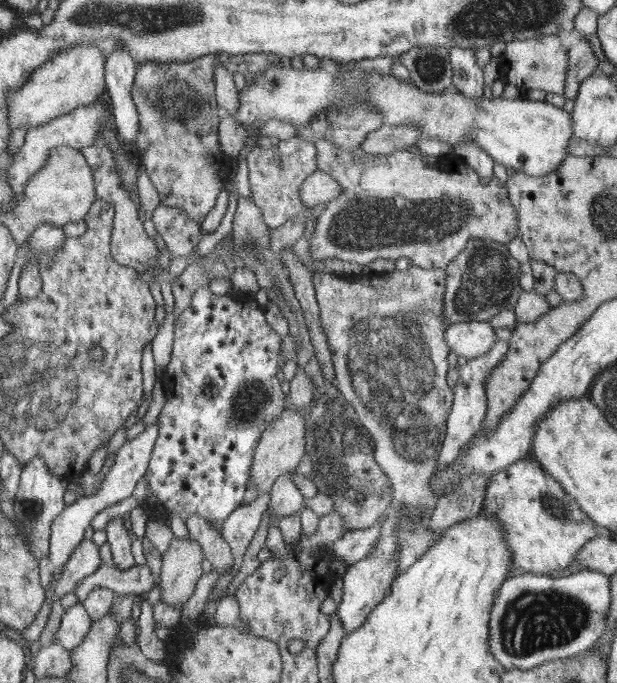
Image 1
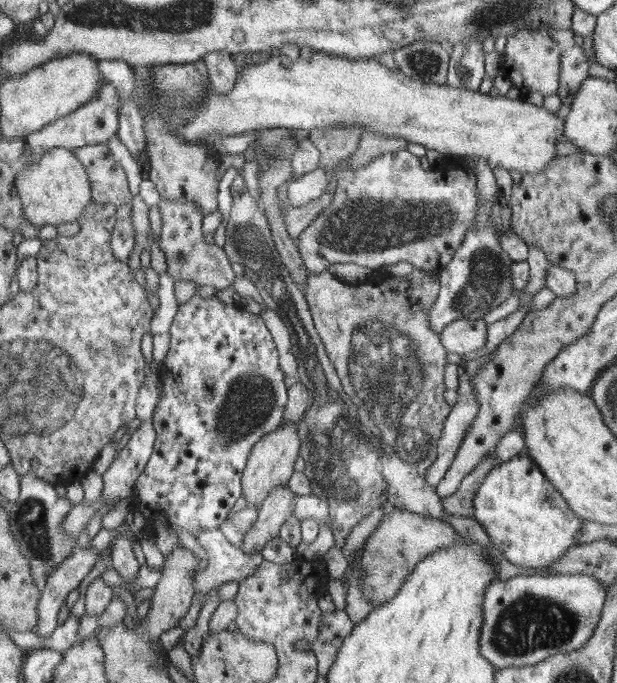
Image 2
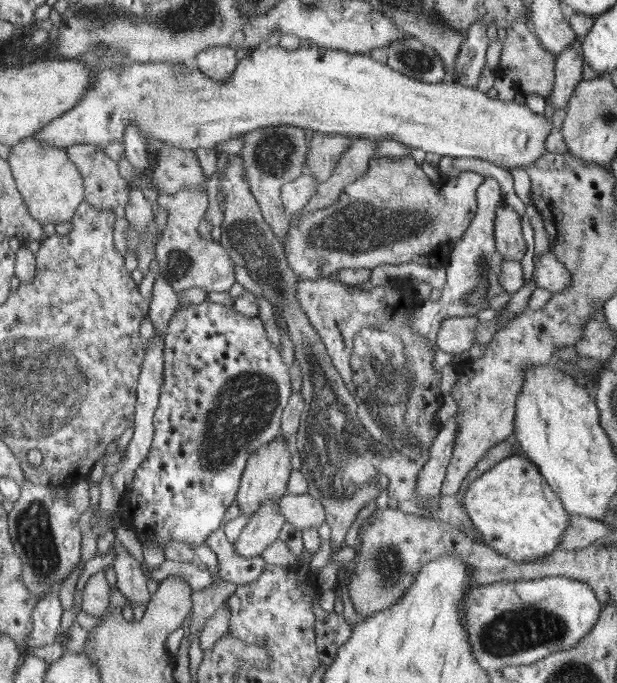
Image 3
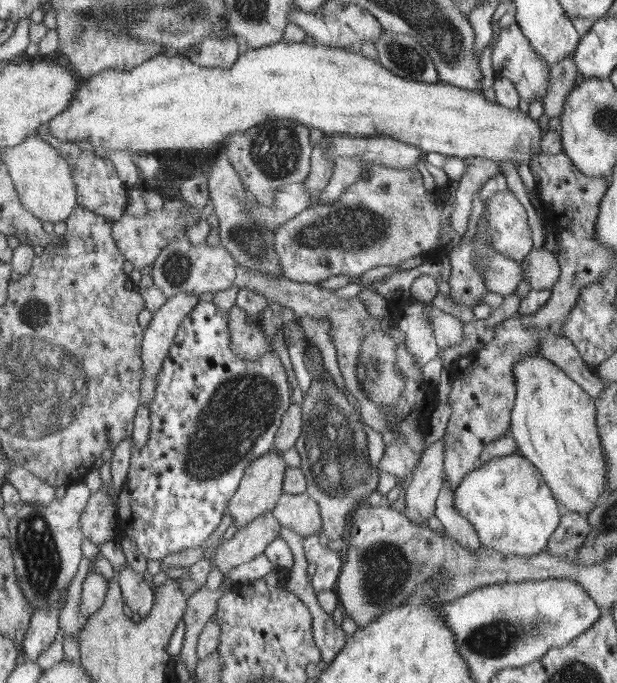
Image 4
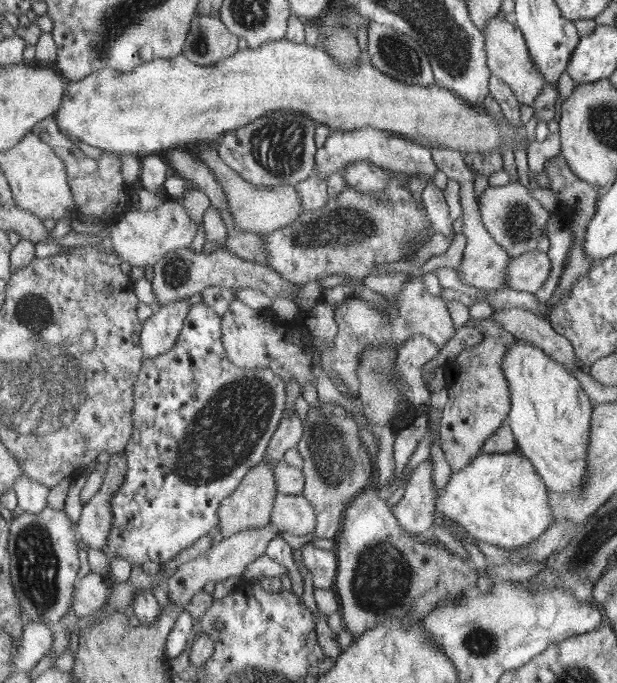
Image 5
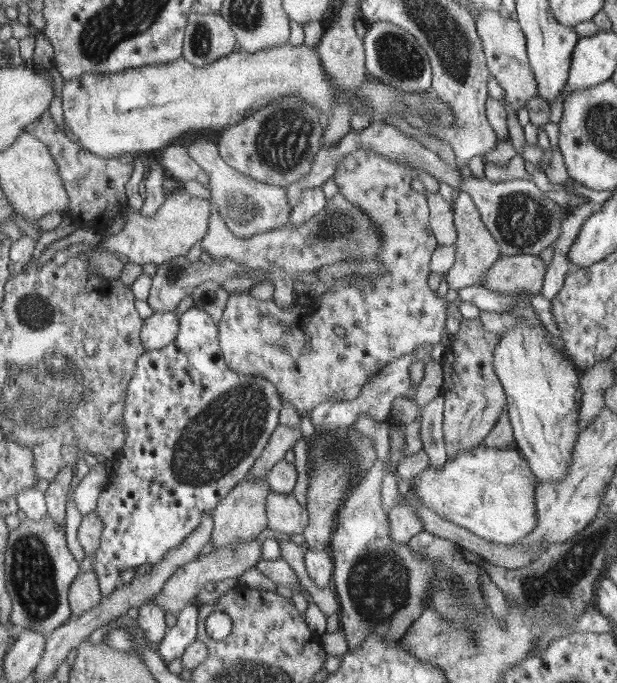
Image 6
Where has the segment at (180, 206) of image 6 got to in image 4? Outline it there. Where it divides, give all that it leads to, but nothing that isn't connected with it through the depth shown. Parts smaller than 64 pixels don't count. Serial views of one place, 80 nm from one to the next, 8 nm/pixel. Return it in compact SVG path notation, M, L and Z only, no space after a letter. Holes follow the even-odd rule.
M164 209L148 211L142 216L129 215L124 212L123 217L113 223L113 237L134 268L141 269L154 264L159 252L179 239L182 228L186 226L184 220L179 220L179 216L178 211L164 211Z

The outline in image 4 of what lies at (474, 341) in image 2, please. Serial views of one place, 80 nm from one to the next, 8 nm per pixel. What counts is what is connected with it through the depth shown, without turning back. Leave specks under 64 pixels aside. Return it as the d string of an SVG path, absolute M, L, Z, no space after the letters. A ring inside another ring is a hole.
M409 299L423 304L423 308L427 310L431 318L432 334L435 336L437 346L440 350L450 349L462 342L464 336L464 323L457 317L453 317L450 313L441 311L431 302L421 302L420 300Z

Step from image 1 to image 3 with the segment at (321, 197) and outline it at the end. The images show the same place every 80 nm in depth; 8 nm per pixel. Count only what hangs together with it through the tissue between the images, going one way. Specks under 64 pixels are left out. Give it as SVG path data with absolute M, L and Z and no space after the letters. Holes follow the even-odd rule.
M306 171L294 181L281 186L284 206L287 207L289 216L298 211L302 212L311 196L316 194L319 185L317 178Z

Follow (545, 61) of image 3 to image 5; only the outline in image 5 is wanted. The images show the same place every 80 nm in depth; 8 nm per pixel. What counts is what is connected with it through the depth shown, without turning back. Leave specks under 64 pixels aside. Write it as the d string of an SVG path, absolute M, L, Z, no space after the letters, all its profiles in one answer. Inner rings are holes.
M495 15L486 25L484 38L486 38L487 65L491 69L491 74L503 80L520 103L528 106L534 104L545 85L545 78L533 63L520 27L516 23L508 23L502 15L499 17Z

